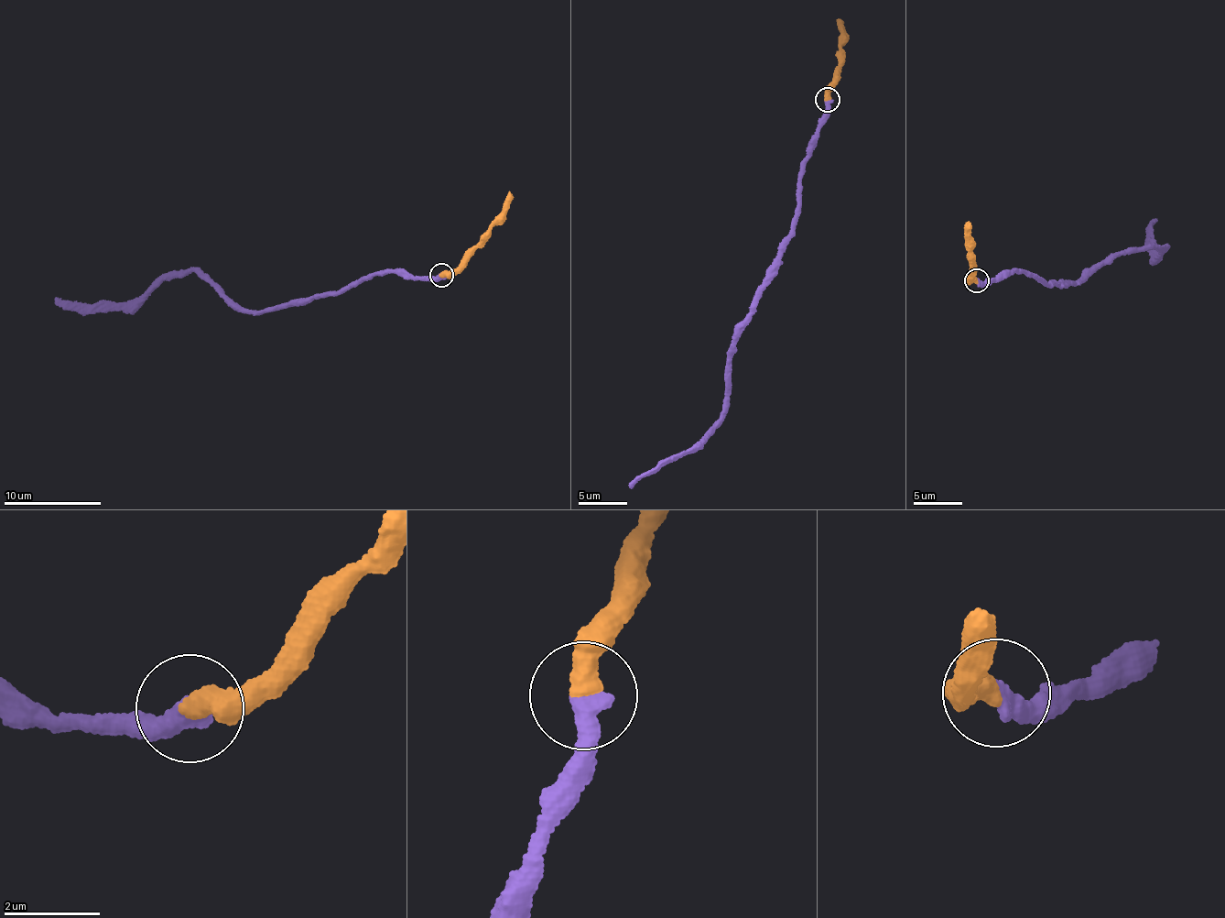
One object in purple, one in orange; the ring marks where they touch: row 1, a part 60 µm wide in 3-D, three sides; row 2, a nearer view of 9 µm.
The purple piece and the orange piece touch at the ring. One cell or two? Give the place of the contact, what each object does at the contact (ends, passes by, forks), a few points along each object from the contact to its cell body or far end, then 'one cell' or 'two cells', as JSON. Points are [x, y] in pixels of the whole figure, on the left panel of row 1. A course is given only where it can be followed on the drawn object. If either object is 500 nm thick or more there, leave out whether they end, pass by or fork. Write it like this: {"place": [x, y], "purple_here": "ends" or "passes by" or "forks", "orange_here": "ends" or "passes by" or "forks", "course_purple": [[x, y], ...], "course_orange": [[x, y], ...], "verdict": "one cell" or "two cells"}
{"place": [441, 275], "purple_here": "ends", "orange_here": "ends", "course_purple": [[440, 274], [427, 278], [398, 268], [260, 311], [241, 307], [195, 268], [126, 303], [67, 306], [54, 297]], "course_orange": [[440, 274], [458, 267], [467, 251], [480, 245], [484, 233], [503, 214], [509, 191]], "verdict": "one cell"}

